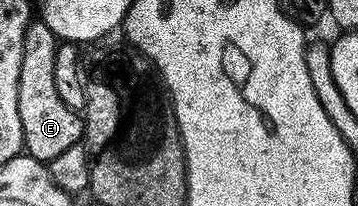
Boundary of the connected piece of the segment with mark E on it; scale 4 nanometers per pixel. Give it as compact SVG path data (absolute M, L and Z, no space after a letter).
M40 19L30 20L23 35L23 63L19 67L19 119L26 154L50 162L67 147L78 144L83 137L83 117L72 105L59 99L55 91L55 51L59 39Z

